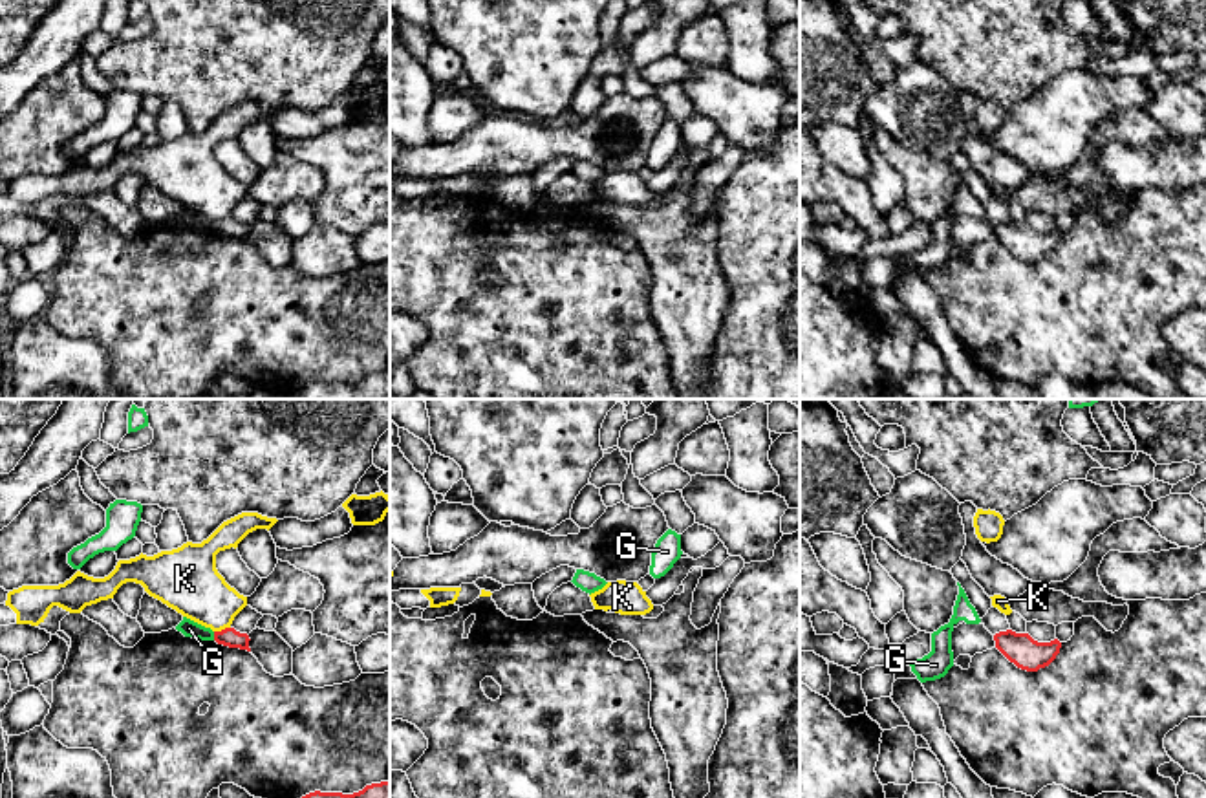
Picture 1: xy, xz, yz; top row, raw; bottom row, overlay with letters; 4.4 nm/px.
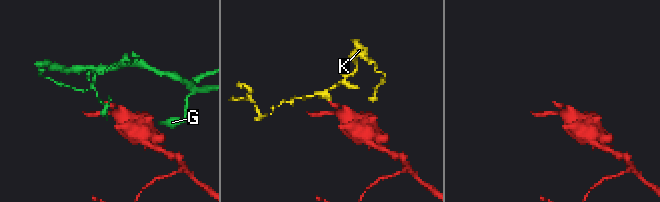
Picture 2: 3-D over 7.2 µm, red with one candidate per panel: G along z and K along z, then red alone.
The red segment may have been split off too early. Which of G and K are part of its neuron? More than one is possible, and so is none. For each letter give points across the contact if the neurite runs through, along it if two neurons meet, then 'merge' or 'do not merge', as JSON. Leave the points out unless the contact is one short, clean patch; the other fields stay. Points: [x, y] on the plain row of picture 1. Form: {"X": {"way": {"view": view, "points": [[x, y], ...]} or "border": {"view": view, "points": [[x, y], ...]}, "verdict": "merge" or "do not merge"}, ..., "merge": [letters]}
{"G": {"border": {"view": "xy", "points": [[213, 222], [215, 229]]}, "verdict": "do not merge"}, "K": {"border": {"view": "xy", "points": [[229, 216], [215, 222]]}, "verdict": "do not merge"}, "merge": []}

